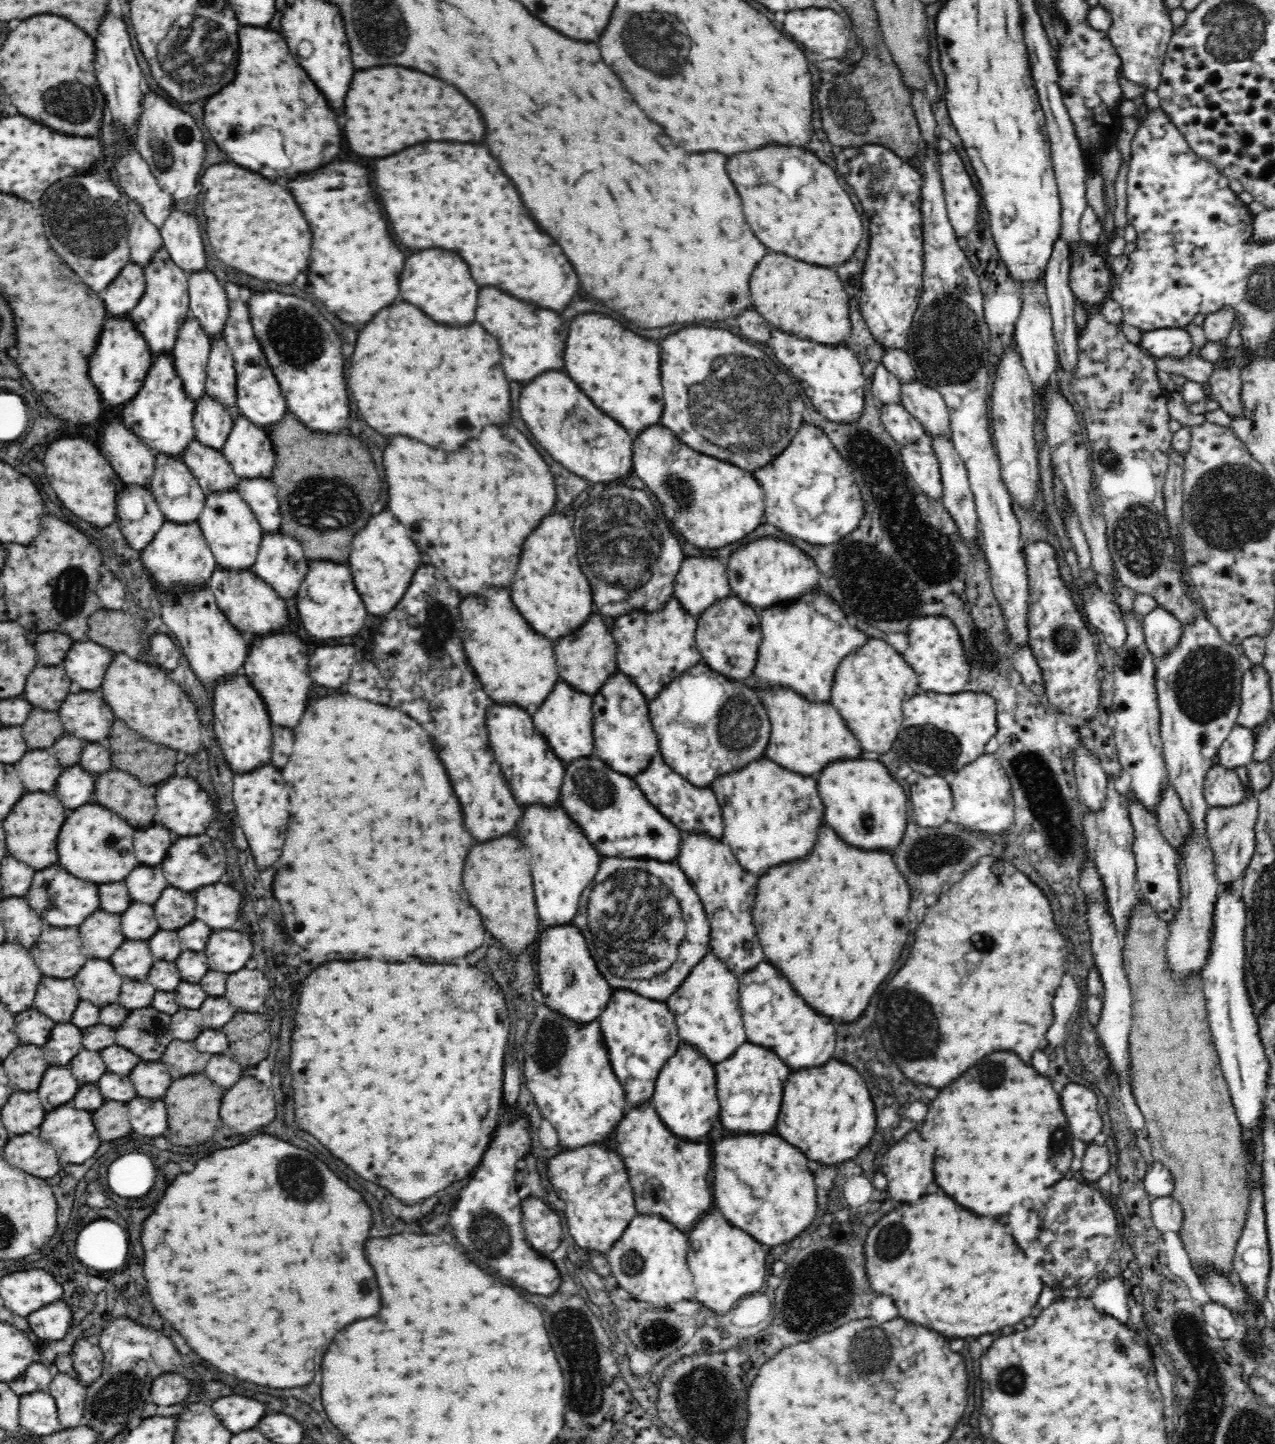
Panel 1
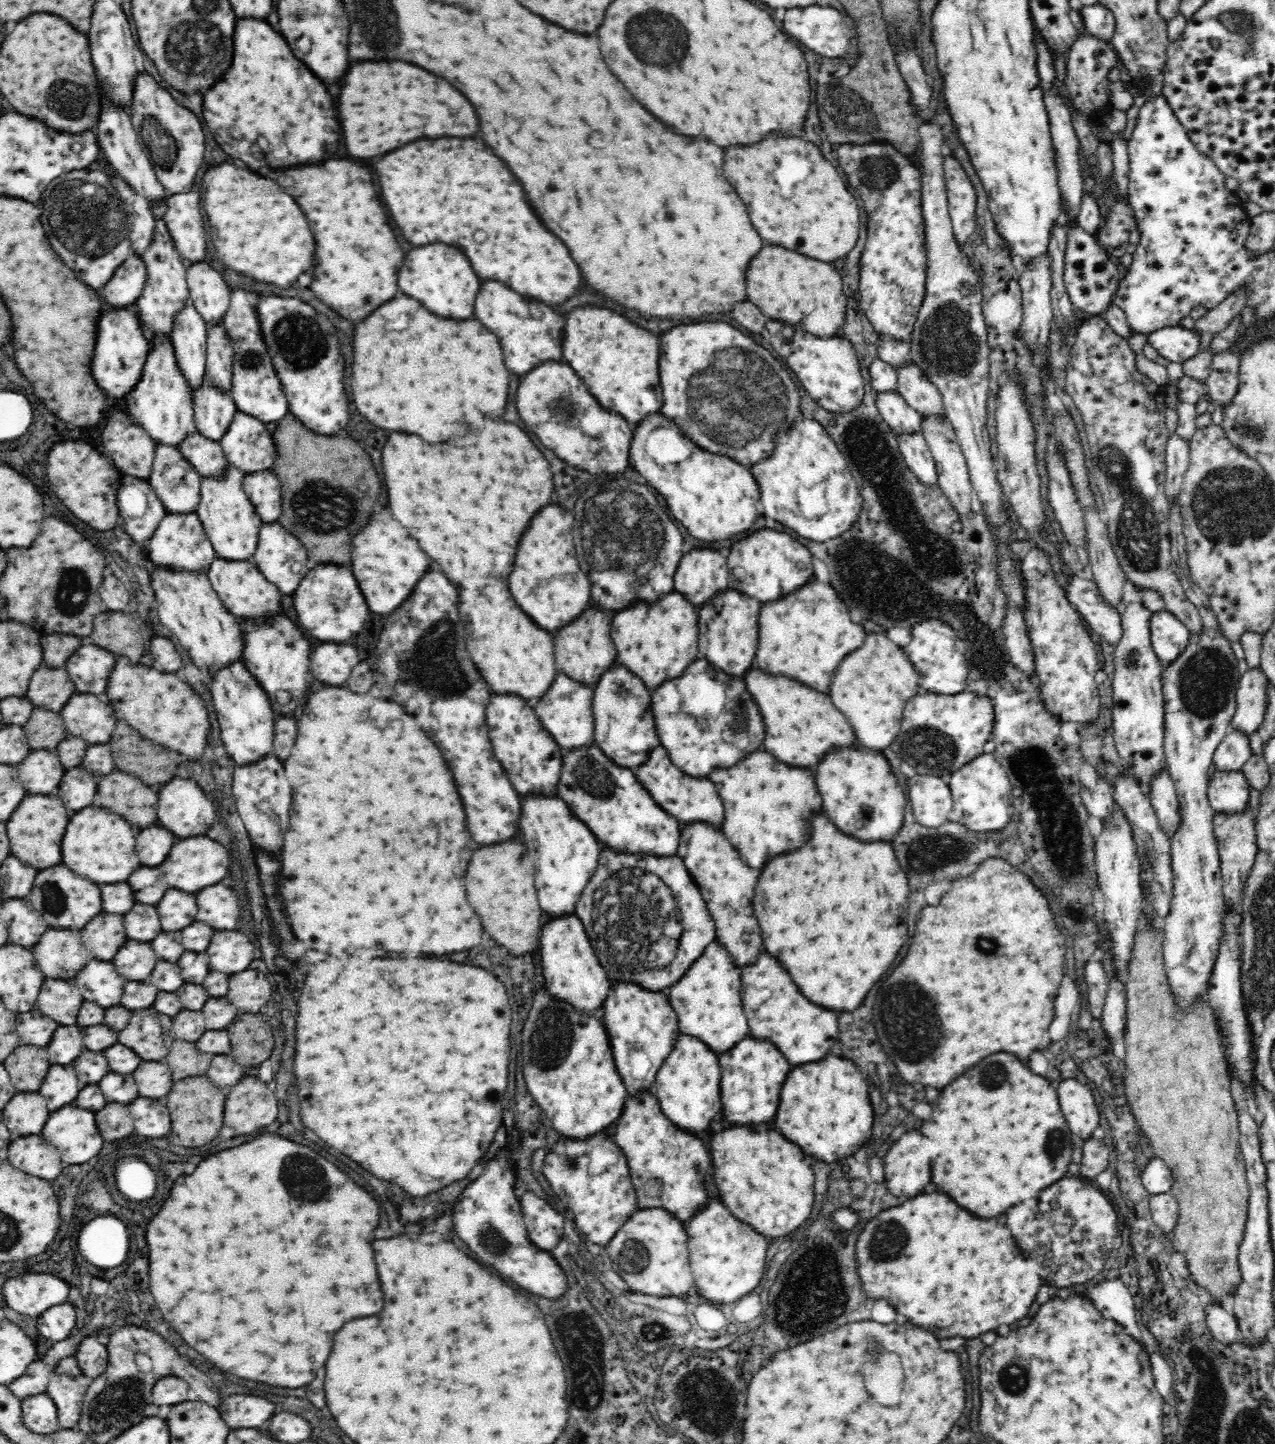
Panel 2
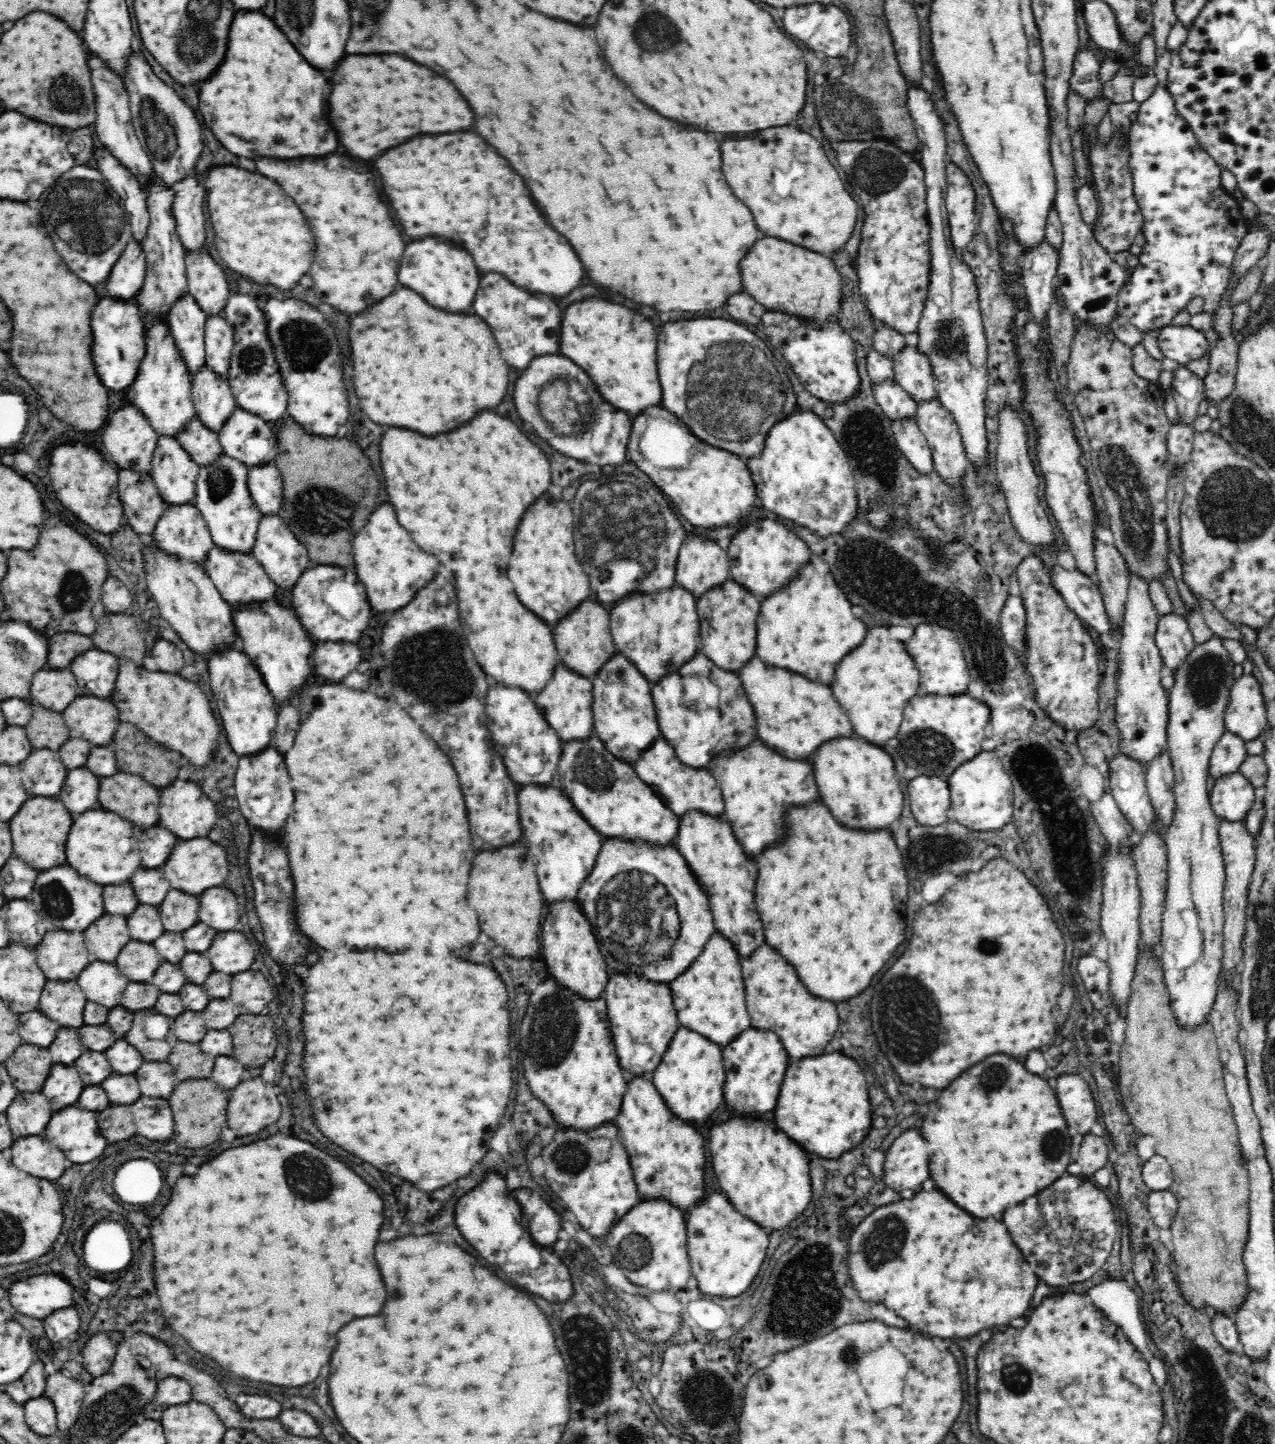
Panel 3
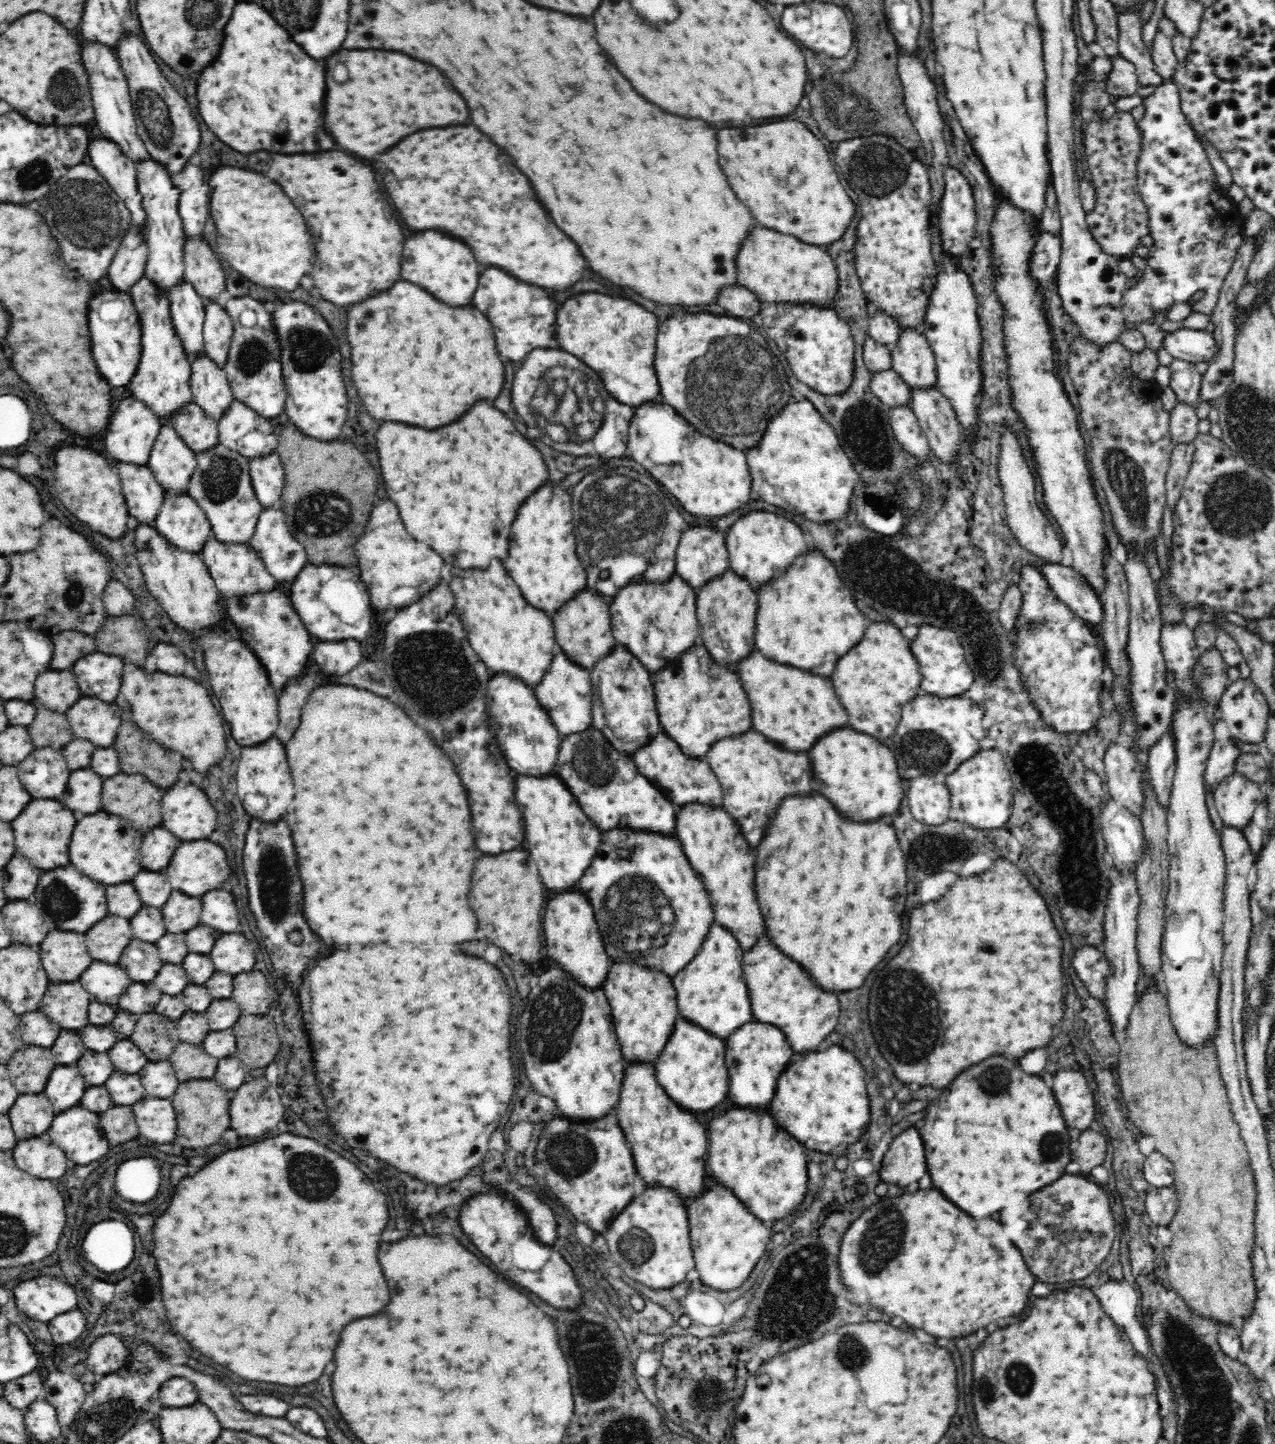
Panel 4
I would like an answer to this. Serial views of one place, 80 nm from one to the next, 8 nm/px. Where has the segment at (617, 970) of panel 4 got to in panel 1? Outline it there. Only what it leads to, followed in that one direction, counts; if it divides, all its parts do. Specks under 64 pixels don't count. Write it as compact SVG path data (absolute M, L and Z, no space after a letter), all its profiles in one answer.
M626 990L613 991L608 1006L600 1015L600 1030L604 1046L616 1078L626 1090L626 1102L634 1108L653 1097L660 1069L676 1054L680 1037L674 1013L665 1002L654 1001Z

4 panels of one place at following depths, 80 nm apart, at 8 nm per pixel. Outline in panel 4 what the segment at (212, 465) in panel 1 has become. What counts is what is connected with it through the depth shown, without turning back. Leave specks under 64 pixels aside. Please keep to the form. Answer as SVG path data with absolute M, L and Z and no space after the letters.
M193 402L173 416L173 427L196 456L219 444L218 423L204 415L204 411Z

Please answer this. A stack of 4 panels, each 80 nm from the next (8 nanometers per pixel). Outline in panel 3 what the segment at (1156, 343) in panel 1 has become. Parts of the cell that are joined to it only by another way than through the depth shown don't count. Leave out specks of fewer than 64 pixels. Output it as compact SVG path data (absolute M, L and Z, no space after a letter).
M1166 326L1157 332L1156 343L1165 358L1176 360L1181 365L1201 358L1208 350L1208 340L1202 331L1191 327Z

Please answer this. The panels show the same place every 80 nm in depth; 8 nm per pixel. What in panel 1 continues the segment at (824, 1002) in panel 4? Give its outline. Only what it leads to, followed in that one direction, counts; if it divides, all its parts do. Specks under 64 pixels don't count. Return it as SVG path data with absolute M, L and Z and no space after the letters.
M762 962L740 978L740 1010L748 1043L772 1048L792 1072L826 1064L832 1058L836 1040L834 1024L830 1018L816 1014L774 966Z

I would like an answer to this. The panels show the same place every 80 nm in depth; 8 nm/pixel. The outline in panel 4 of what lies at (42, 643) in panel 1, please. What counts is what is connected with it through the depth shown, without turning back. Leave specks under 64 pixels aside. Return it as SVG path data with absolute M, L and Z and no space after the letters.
M62 631L60 634L51 635L50 639L54 645L54 656L50 660L49 668L54 670L66 670L78 658L97 650L93 635L82 632Z

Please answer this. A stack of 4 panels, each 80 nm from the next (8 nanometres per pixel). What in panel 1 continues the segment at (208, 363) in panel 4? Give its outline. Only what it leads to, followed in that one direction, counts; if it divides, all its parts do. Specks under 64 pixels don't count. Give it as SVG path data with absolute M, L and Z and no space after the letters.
M204 394L197 400L193 420L195 439L204 447L218 451L224 449L233 427L232 422L226 407L220 405L216 399Z

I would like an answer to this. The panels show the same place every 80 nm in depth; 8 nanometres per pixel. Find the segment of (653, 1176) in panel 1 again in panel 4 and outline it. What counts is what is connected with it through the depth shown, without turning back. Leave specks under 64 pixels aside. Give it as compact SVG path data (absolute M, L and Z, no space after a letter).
M630 1064L621 1086L620 1100L614 1114L624 1131L624 1138L632 1149L632 1158L638 1176L645 1188L664 1187L688 1200L702 1194L704 1156L708 1150L708 1136L702 1124L690 1111L680 1109L654 1076L655 1066Z

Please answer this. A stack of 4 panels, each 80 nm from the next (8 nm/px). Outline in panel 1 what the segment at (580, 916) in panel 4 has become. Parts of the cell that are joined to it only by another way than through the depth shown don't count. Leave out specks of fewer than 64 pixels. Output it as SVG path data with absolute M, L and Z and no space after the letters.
M568 923L566 926L548 928L535 944L539 952L535 964L538 965L537 975L540 976L540 1002L572 1022L588 1024L599 1019L608 1006L613 990L598 971L596 961L578 927Z

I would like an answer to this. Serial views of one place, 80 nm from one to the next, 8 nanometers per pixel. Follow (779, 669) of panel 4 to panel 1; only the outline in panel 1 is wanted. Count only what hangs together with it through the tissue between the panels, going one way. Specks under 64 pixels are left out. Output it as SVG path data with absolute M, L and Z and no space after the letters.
M762 690L760 698L772 722L772 736L766 756L776 764L800 772L804 776L820 774L822 768L836 760L860 758L862 748L854 734L846 728L838 710L830 704L812 704L794 690Z

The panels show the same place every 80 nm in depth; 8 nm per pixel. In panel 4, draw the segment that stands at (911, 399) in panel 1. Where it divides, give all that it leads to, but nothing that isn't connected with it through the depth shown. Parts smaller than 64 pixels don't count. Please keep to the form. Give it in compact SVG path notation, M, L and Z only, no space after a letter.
M915 329L901 330L900 342L891 350L891 369L912 389L931 389L937 382L934 353Z

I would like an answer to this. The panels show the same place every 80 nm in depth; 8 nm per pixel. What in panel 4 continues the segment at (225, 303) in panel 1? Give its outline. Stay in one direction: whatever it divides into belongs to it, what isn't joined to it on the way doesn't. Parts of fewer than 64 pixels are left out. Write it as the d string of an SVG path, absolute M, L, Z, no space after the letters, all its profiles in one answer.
M188 239L184 243L184 278L205 303L217 303L226 290L226 274L220 270L220 262L208 243L199 239Z

